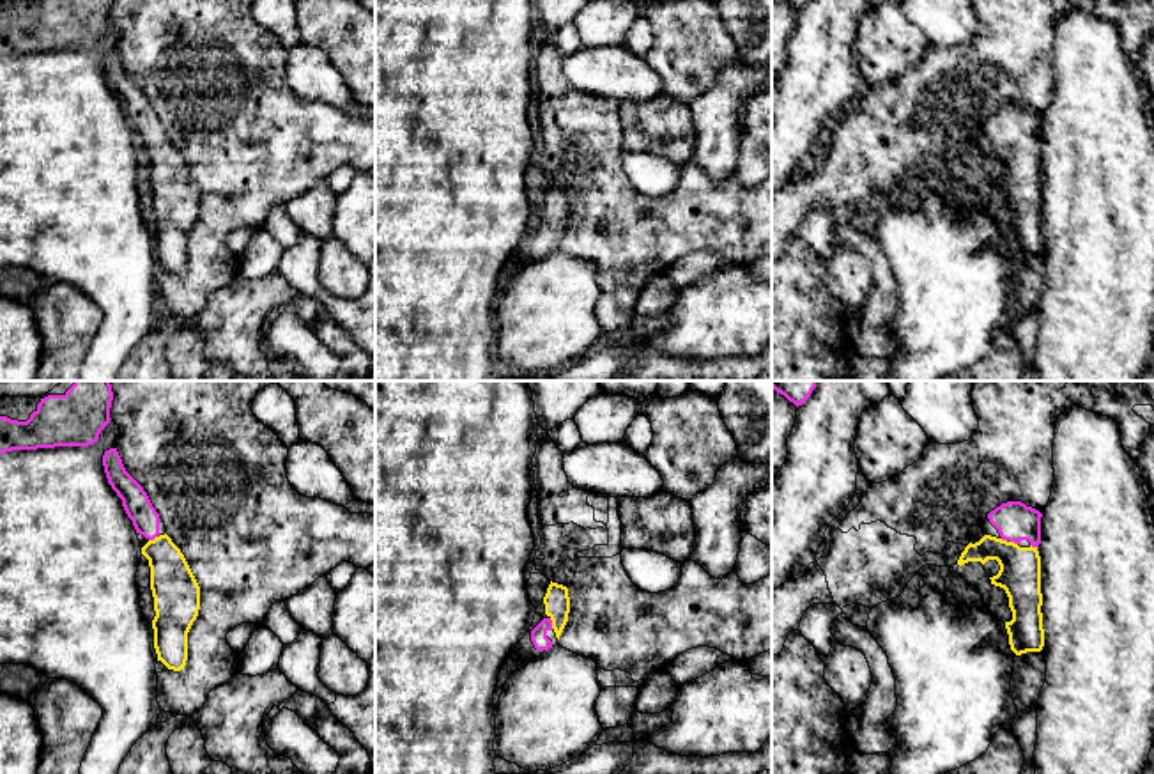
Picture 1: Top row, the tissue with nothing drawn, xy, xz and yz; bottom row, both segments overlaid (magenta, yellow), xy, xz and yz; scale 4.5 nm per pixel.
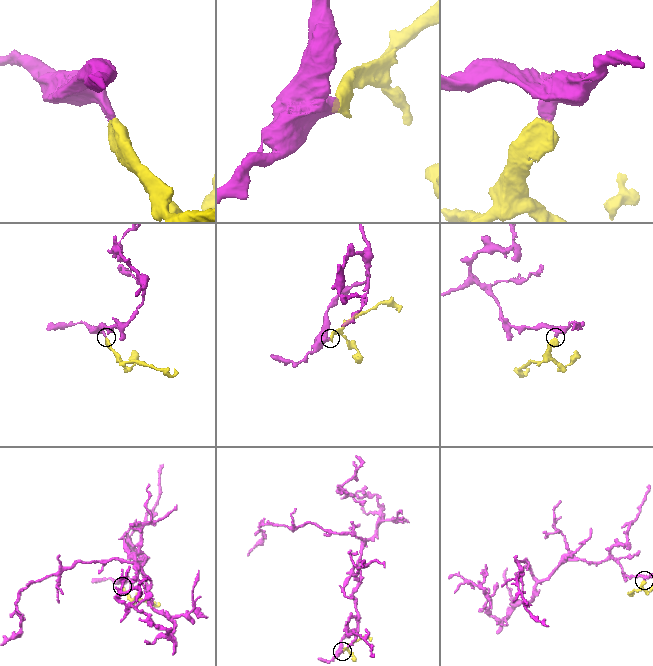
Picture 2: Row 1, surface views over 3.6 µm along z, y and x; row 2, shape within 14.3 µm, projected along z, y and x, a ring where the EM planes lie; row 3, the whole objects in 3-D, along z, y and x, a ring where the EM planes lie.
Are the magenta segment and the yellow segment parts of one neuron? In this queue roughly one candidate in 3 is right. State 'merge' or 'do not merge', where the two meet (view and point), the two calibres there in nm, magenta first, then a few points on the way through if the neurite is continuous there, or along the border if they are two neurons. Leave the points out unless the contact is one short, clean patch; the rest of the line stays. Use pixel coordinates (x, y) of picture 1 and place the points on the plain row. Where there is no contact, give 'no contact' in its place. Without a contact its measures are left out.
merge; meets magenta in xz at (551, 227); 80 nm thick on the magenta side, 120 nm on the other; runs through xz (538, 238), (551, 227), (556, 204)

